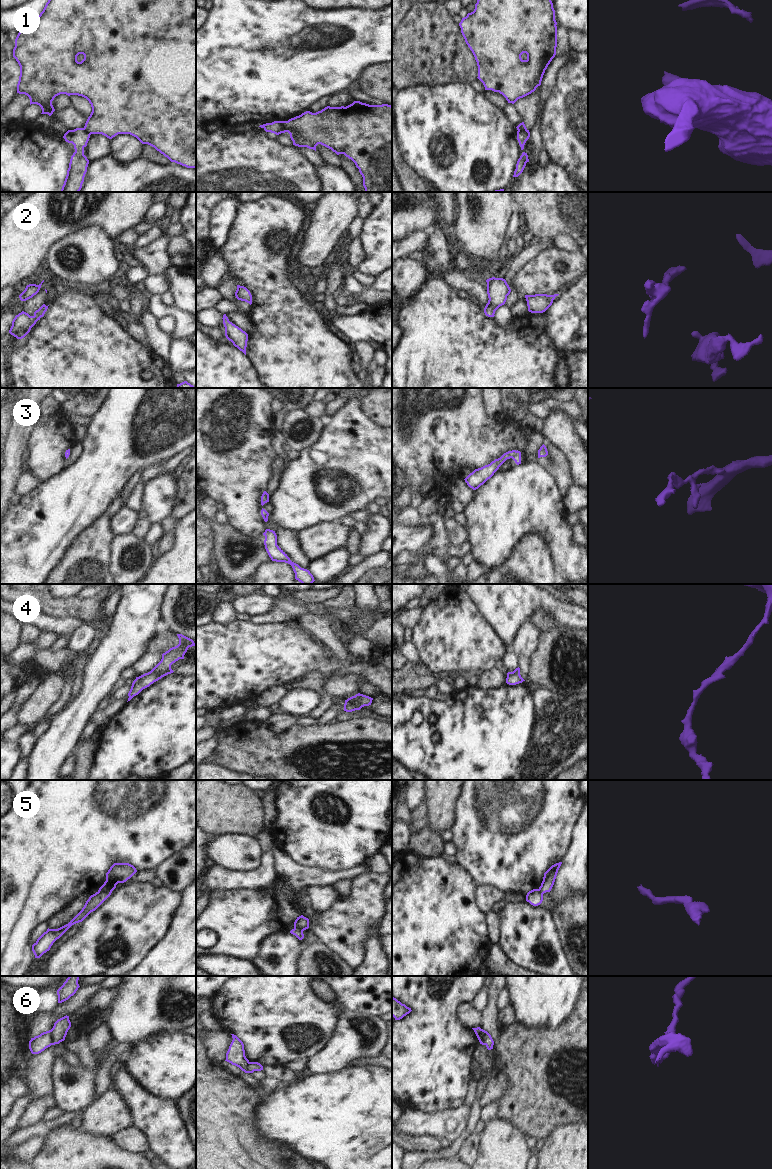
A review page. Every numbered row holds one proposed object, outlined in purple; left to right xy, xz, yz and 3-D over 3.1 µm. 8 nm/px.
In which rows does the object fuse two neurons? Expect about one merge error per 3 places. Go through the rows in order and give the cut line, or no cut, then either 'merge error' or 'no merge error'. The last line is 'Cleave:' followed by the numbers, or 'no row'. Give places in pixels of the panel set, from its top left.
1: cut in xz along (283, 121), (282, 132); merge error
2: no cut; no merge error
3: no cut; no merge error
4: no cut; no merge error
5: cut in xy along (112, 889), (103, 889), (98, 892); merge error
6: cut in xy along (49, 1030), (52, 1044); merge error
Cleave: 1, 5, 6

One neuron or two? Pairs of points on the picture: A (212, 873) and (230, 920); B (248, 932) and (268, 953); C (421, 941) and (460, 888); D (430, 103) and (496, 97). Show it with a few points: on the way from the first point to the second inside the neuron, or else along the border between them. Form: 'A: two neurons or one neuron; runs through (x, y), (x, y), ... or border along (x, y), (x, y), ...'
A: two neurons; border along (209, 888), (242, 889)
B: two neurons; border along (279, 930), (268, 934), (249, 960)
C: one neuron; runs through (421, 928), (447, 901)
D: two neurons; border along (483, 93), (492, 103), (502, 109)

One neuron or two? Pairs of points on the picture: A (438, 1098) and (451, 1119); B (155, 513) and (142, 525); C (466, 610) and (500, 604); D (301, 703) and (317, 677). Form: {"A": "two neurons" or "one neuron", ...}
{"A": "two neurons", "B": "two neurons", "C": "two neurons", "D": "two neurons"}

